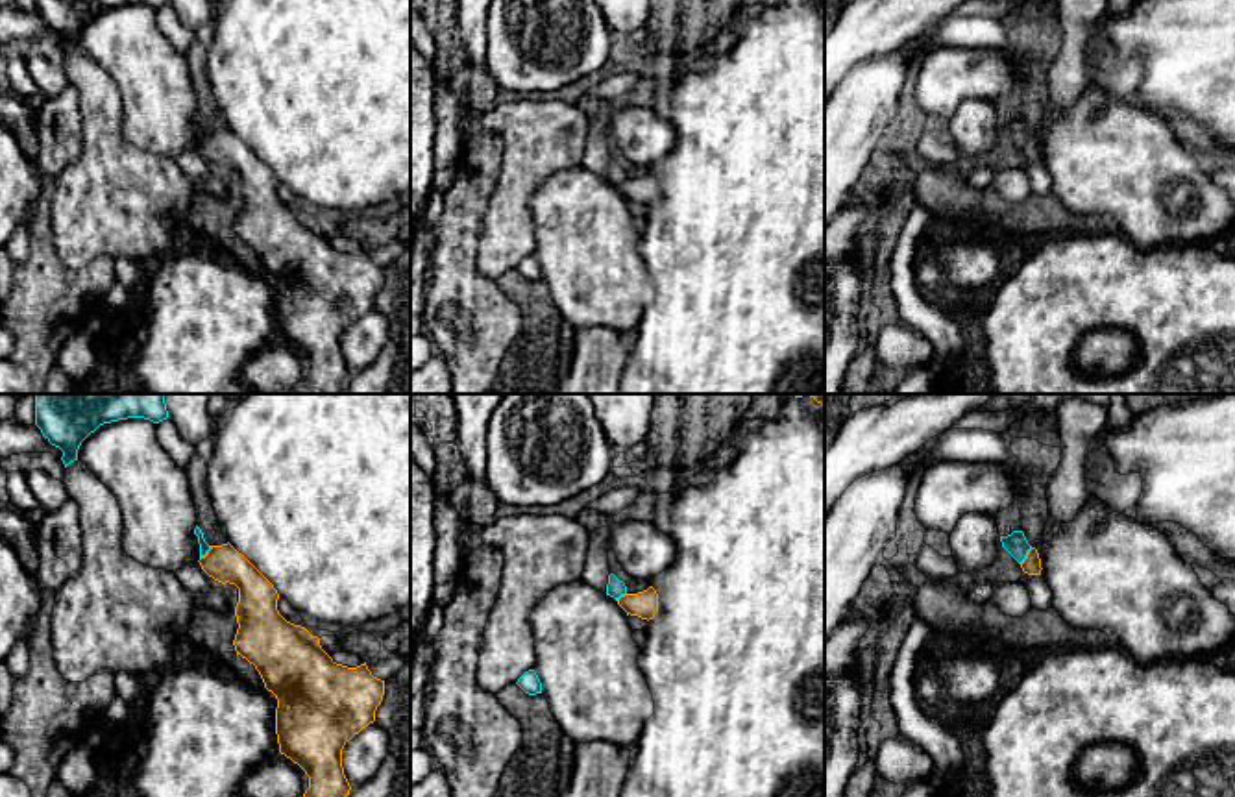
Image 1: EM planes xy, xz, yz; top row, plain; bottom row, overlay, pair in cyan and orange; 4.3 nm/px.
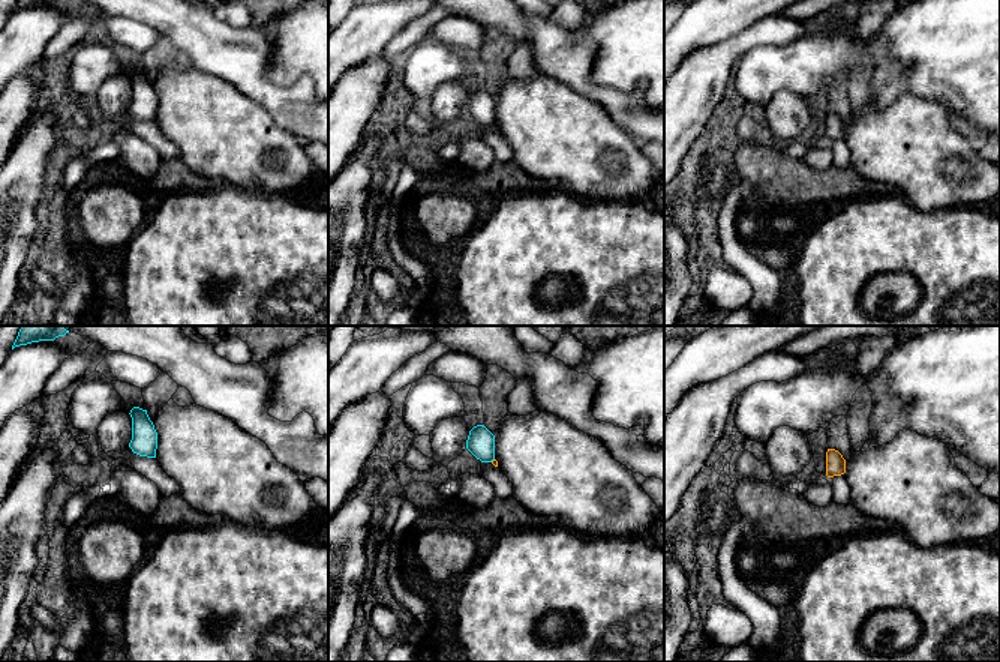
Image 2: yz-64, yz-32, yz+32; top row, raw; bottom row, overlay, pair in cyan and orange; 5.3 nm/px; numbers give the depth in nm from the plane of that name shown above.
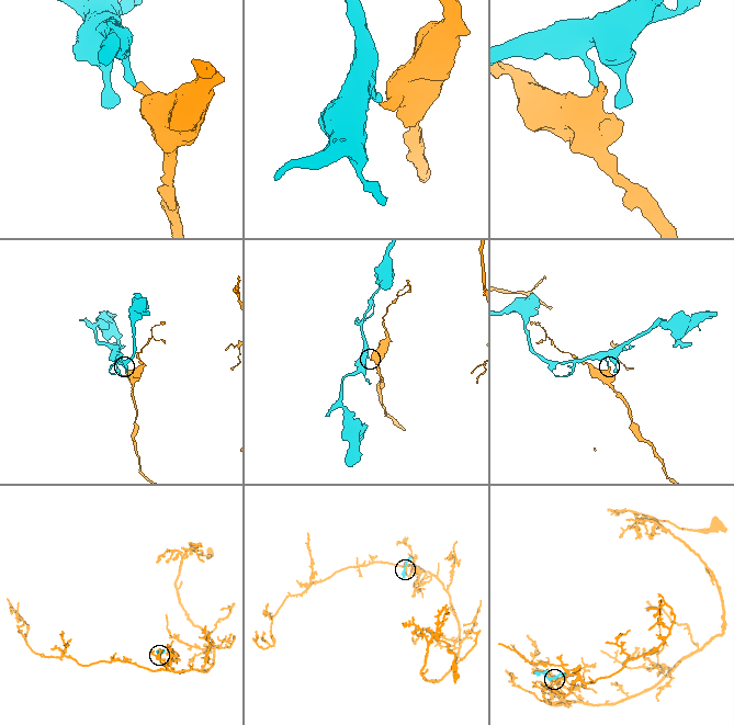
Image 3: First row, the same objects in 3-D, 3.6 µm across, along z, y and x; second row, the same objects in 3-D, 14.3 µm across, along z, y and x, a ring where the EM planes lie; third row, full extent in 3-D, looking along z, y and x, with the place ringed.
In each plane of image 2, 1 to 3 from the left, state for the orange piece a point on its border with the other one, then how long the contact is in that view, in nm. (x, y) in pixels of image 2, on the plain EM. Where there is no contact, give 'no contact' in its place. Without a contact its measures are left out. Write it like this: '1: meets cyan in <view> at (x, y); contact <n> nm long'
1: no contact
2: meets cyan in yz-32 at (492, 123); contact 30 nm long
3: no contact

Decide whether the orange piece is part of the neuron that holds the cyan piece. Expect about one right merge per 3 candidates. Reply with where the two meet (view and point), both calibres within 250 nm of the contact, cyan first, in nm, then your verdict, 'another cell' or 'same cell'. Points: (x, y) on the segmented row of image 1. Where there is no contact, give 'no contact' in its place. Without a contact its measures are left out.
yz (1025, 557) | 100/80 nm | another cell

